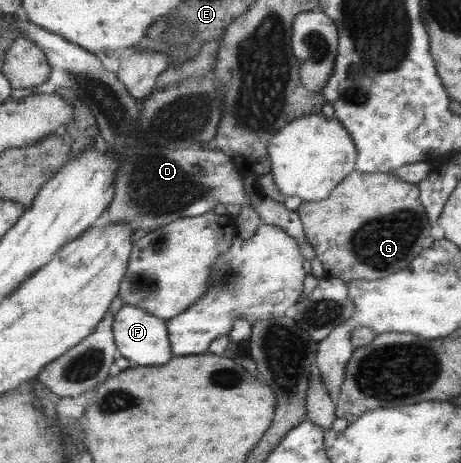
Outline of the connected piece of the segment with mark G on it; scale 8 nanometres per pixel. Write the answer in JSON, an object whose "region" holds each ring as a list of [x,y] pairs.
{"region":[[[353,170],[333,187],[329,198],[320,202],[303,202],[297,212],[303,219],[308,242],[321,261],[324,275],[336,276],[338,279],[382,279],[404,269],[434,240],[432,227],[421,204],[420,189],[416,184],[404,182],[395,173],[362,173]]]}

